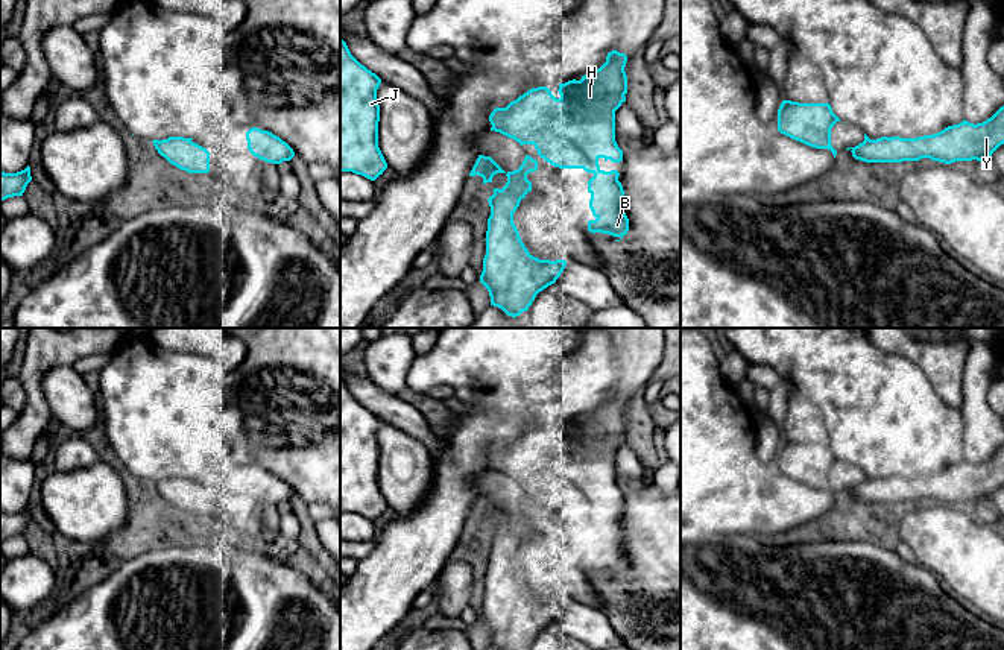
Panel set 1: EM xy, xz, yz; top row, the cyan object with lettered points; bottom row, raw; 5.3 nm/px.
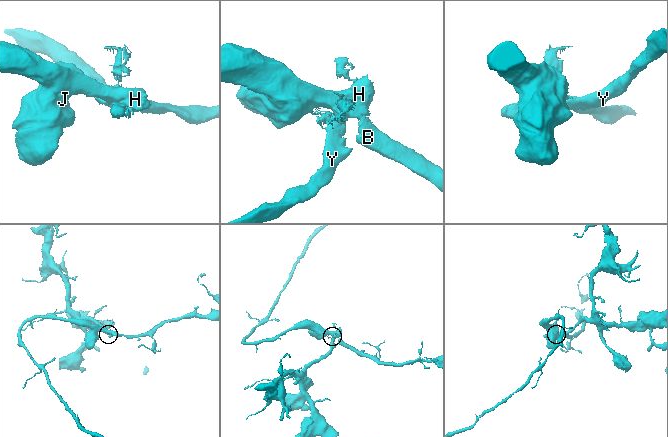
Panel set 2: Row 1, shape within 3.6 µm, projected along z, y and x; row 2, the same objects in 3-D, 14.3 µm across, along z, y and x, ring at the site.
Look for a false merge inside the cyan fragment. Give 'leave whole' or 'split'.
split

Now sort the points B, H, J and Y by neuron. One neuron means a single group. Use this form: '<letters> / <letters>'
B J / H Y

